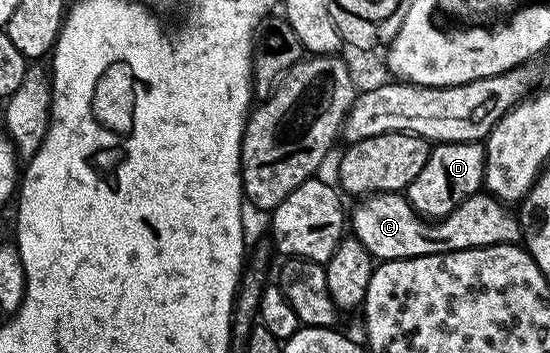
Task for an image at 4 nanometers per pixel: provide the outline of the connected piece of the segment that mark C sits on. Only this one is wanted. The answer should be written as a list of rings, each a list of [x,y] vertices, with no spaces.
[[[482,191],[469,197],[445,217],[426,219],[416,213],[411,203],[400,193],[370,193],[351,209],[351,233],[367,247],[378,262],[422,257],[432,253],[450,253],[478,249],[488,245],[516,245],[522,240],[521,222],[508,204]]]

